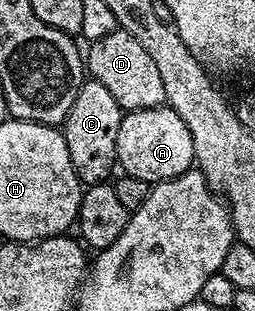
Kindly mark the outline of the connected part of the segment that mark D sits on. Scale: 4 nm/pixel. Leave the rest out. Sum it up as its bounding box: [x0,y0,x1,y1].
[85,28,167,112]

